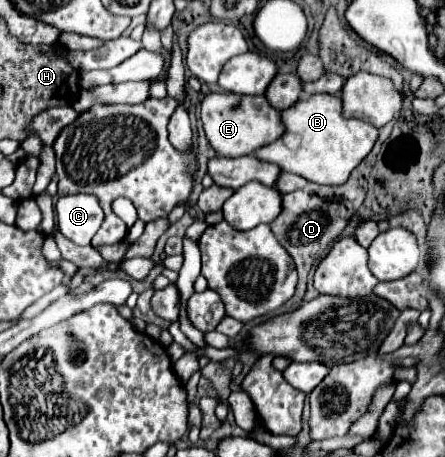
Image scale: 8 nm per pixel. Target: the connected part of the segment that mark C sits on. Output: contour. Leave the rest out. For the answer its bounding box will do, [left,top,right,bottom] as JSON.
[56,195,102,245]

